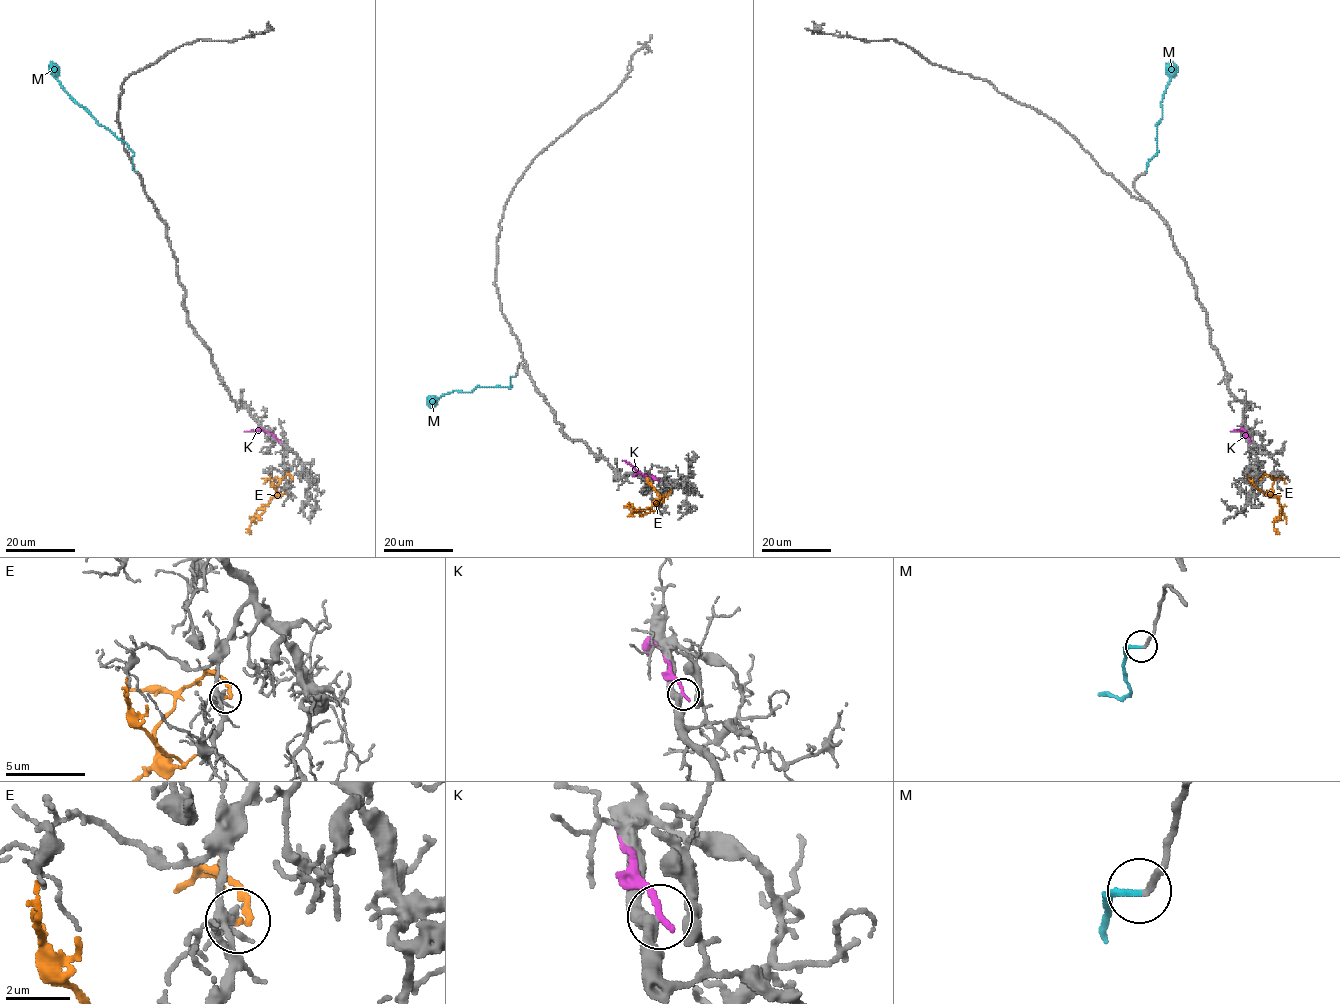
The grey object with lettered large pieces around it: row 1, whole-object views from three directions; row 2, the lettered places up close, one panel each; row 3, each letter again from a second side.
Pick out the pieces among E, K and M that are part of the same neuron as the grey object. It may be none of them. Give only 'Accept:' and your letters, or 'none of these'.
Accept: M

